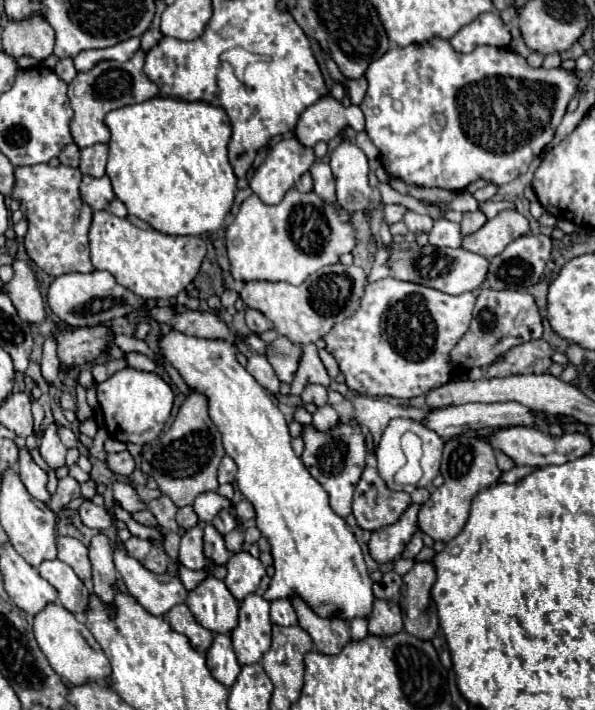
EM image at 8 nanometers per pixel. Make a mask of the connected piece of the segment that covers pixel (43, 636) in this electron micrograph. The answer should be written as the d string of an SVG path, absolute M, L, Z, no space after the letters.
M48 604L48 608L44 608L44 612L34 616L34 634L36 634L40 650L48 658L54 672L58 676L62 676L62 680L66 680L74 686L80 686L86 682L100 684L110 678L112 670L110 670L110 662L108 662L104 650L92 636L92 632L86 628L86 624L76 620L76 616L72 612L68 612L62 604Z

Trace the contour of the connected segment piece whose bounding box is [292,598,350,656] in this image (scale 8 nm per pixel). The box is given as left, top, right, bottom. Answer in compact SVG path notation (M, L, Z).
M292 598L292 606L298 614L300 628L310 634L320 654L334 656L350 642L348 622L338 620L338 618L320 618L300 598Z

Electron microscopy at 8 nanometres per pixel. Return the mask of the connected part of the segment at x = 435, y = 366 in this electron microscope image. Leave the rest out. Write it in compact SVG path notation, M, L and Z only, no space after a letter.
M382 278L366 286L360 312L334 324L324 336L326 350L336 358L350 390L410 400L450 382L448 352L466 334L474 304L474 292L450 296L428 286Z

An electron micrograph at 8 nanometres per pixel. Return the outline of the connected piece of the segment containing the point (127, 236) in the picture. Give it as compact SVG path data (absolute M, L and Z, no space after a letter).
M108 210L94 212L90 228L90 254L96 270L110 272L116 282L146 300L172 300L198 274L206 244L198 236L168 236L158 230L136 228Z

